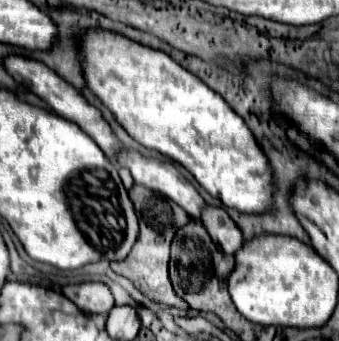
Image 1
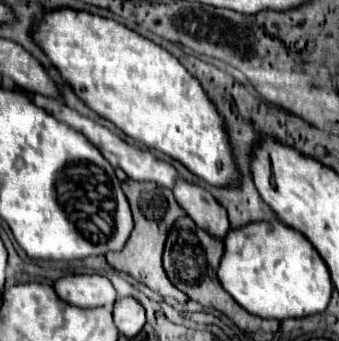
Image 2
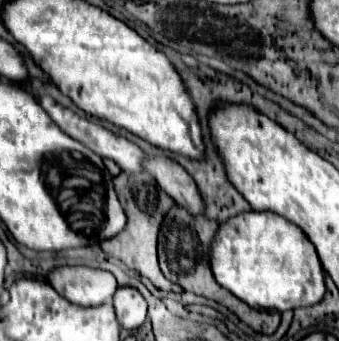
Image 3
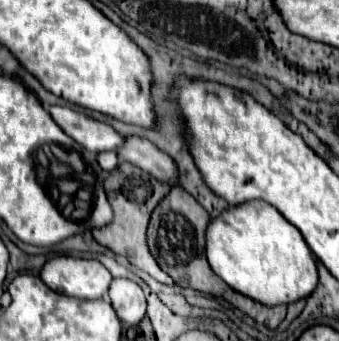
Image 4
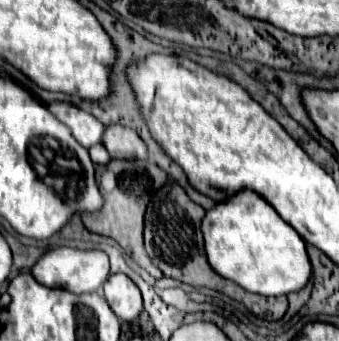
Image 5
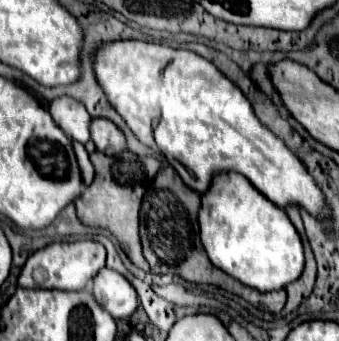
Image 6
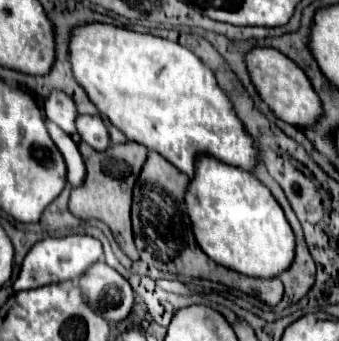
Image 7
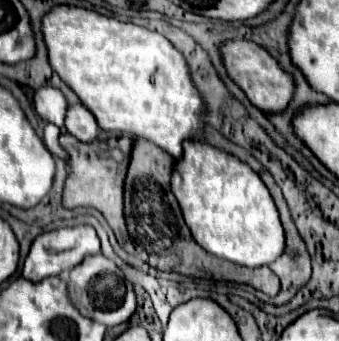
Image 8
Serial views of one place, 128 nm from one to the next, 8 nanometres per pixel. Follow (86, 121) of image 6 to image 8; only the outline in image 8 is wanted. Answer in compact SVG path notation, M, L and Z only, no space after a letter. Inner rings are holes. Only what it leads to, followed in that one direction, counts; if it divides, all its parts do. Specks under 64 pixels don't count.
M44 86L44 88L38 88L34 92L34 110L36 110L36 114L46 122L56 124L58 128L64 126L66 108L68 108L68 102L66 102L66 98L62 96L62 92L58 88Z

